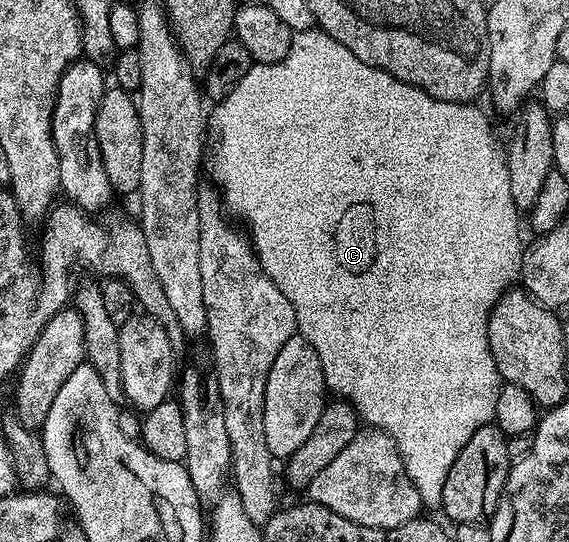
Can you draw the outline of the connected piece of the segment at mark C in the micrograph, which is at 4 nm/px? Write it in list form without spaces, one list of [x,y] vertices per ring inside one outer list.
[[[318,28],[298,31],[291,39],[291,47],[285,60],[281,60],[277,64],[261,64],[260,62],[252,64],[249,72],[245,72],[245,76],[241,76],[239,83],[223,98],[218,99],[214,106],[215,111],[210,111],[209,114],[209,164],[211,160],[211,174],[215,177],[216,182],[214,185],[221,191],[224,207],[232,215],[235,213],[237,217],[251,222],[249,237],[252,246],[255,247],[255,255],[263,265],[265,273],[273,280],[273,284],[277,284],[277,288],[281,288],[281,292],[285,292],[285,300],[289,300],[289,304],[293,304],[298,337],[309,340],[309,344],[313,344],[313,352],[317,352],[317,360],[321,360],[321,372],[327,381],[328,391],[350,404],[368,427],[384,430],[398,444],[401,460],[405,464],[405,472],[409,476],[409,480],[413,480],[424,507],[438,507],[441,500],[441,488],[445,488],[445,476],[449,476],[449,468],[453,468],[453,460],[457,460],[457,452],[461,452],[461,448],[465,448],[465,444],[469,444],[469,436],[473,436],[473,432],[477,432],[477,428],[492,425],[501,379],[497,364],[493,360],[493,352],[489,348],[489,336],[487,335],[489,320],[487,317],[491,315],[491,310],[499,302],[501,295],[512,289],[513,282],[507,278],[518,279],[520,277],[519,264],[523,261],[524,247],[515,243],[515,229],[519,226],[521,211],[513,204],[513,192],[509,192],[507,155],[501,142],[499,146],[494,132],[491,131],[491,122],[487,119],[486,112],[479,107],[479,104],[437,100],[426,94],[421,88],[417,88],[413,84],[405,84],[389,72],[373,68],[369,64],[357,60],[357,56],[353,56],[353,52],[349,52],[349,48],[345,48],[345,44],[333,40],[333,36],[329,36]]]

